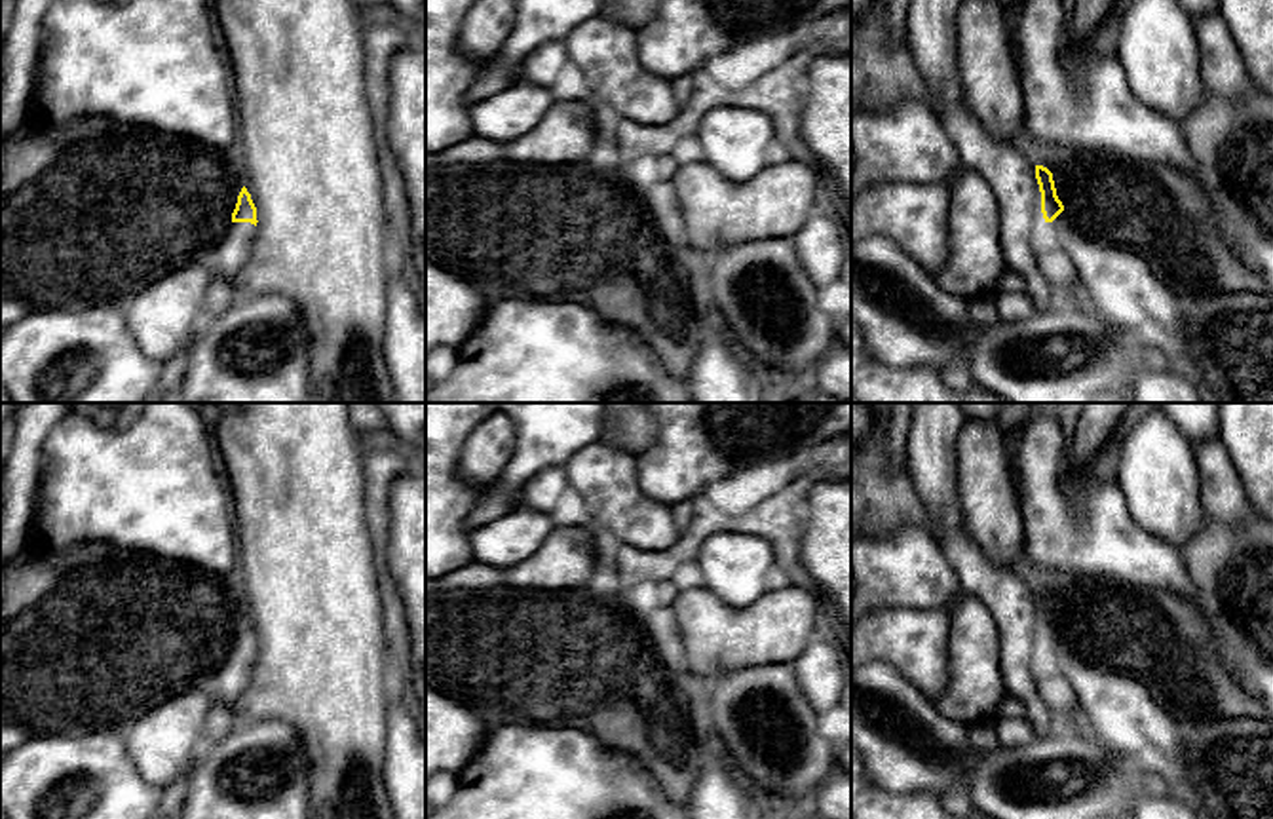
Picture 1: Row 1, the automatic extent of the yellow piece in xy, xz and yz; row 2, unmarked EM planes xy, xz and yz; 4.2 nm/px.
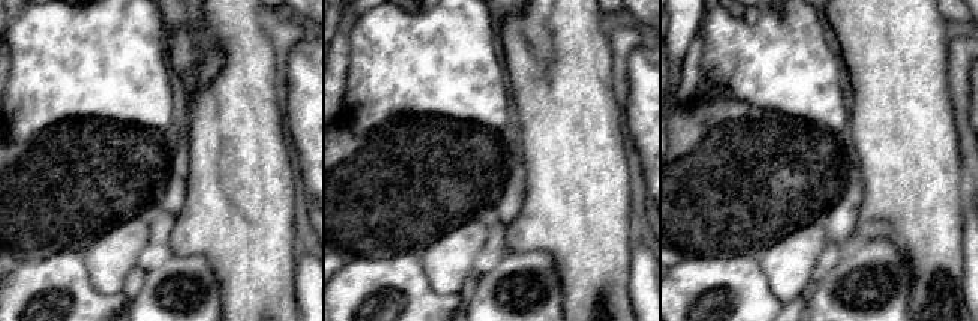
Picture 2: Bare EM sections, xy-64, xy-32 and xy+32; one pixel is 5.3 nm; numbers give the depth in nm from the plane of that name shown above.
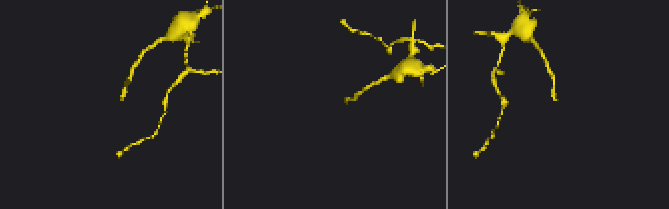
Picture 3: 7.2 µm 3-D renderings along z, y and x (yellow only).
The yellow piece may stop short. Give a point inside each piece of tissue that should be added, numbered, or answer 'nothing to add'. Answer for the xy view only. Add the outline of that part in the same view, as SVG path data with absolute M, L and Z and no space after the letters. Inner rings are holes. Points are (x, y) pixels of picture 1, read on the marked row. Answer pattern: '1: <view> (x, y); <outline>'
1: xy (227, 259); M232 222L226 236L205 258L211 274L232 285L243 264L249 260L255 236L255 224Z

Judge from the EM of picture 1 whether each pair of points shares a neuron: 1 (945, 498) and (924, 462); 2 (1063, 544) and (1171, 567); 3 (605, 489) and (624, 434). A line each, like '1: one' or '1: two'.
1: one
2: one
3: two

